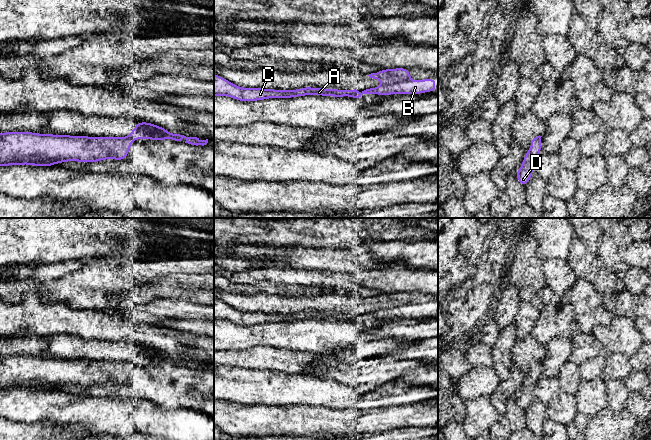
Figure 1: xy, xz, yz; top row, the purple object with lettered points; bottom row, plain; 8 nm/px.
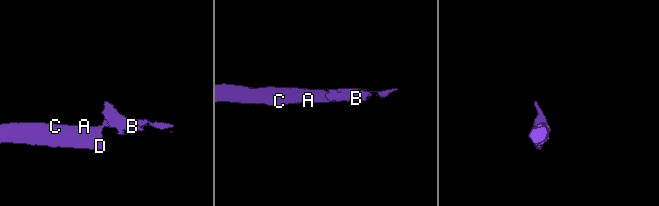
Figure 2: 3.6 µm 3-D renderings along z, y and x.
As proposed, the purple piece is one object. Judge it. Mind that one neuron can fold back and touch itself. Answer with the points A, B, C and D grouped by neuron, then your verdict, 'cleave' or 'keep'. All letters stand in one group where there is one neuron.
A B C D | keep

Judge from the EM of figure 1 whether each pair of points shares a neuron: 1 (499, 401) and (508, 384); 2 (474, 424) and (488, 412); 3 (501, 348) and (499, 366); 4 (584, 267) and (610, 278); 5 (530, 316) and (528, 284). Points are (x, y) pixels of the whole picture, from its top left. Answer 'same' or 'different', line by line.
1: same
2: same
3: same
4: same
5: different

